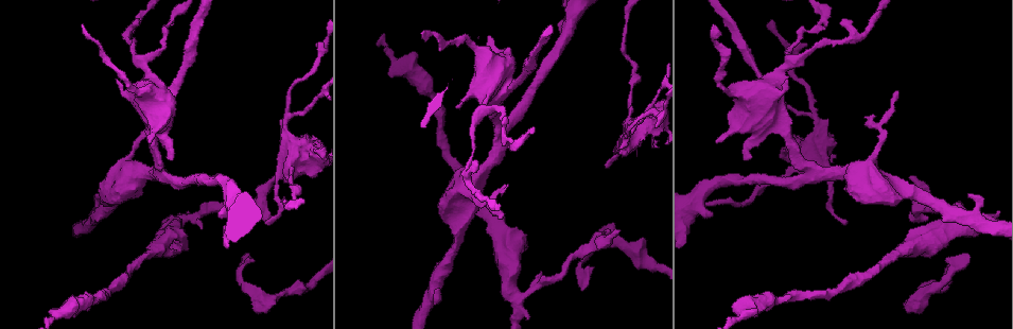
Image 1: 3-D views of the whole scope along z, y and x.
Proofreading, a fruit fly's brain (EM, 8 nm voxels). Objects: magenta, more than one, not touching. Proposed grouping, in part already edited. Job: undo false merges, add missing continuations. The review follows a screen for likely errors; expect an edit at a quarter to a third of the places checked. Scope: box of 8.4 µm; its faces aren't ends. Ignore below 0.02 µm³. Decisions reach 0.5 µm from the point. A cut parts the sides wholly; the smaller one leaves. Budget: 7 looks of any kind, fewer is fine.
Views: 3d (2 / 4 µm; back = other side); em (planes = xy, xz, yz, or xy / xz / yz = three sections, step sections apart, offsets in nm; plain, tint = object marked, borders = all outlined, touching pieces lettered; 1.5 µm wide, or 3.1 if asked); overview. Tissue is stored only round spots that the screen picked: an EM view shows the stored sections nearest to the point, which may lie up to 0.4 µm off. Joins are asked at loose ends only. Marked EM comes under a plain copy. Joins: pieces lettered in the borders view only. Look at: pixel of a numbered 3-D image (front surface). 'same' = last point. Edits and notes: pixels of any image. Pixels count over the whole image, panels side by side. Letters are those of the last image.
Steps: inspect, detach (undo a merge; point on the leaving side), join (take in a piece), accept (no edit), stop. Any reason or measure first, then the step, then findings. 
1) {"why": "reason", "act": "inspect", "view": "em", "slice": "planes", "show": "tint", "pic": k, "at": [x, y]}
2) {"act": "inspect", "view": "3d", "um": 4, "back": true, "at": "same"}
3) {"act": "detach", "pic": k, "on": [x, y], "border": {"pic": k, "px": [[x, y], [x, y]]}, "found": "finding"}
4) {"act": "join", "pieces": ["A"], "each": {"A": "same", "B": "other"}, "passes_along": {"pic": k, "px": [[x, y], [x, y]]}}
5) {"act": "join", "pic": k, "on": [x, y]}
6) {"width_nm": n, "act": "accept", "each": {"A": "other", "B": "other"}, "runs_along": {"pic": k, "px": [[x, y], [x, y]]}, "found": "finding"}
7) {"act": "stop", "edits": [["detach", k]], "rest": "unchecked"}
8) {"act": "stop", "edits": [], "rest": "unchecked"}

{"why": "tapers out", "act": "inspect", "view": "3d", "um": 4, "pic": 1, "at": [246, 255]}

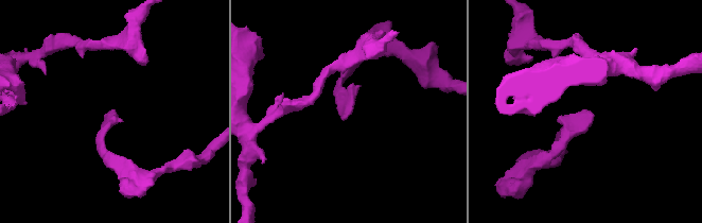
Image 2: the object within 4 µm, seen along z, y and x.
{"why": "shape alone is not enough", "act": "inspect", "view": "em", "slice": "planes", "show": "borders", "pic": 2, "at": [591, 114]}

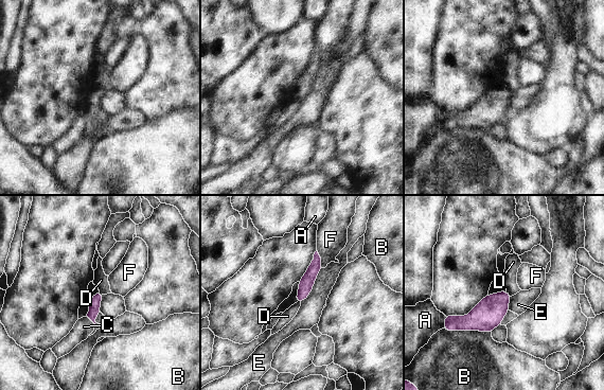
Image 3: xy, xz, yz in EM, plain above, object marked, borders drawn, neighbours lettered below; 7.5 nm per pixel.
{"act": "accept", "each": {"A": "other", "B": "other", "C": "other", "D": "other", "E": "other", "F": "other"}, "runs_along": {"pic": 3, "px": [[316, 256], [316, 266], [298, 300]]}, "found": "no lettered piece goes on from it"}

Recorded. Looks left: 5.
{"why": "thick turns thin", "act": "inspect", "view": "3d", "um": 2, "pic": 1, "at": [624, 134]}

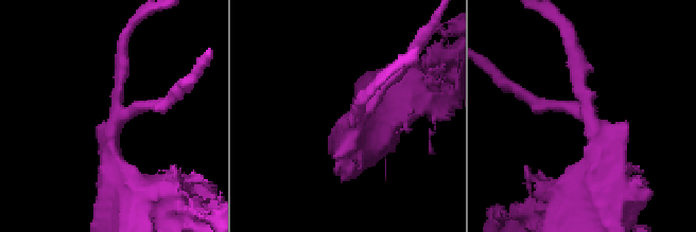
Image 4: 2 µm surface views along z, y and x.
{"arms": 3, "act": "inspect", "view": "em", "slice": "planes", "show": "tint", "pic": 4, "at": [592, 122]}

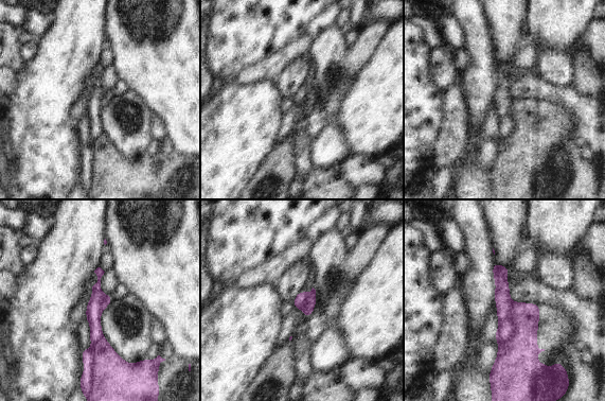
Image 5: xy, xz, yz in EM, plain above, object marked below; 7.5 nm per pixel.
{"act": "inspect", "view": "em", "slice": "planes", "show": "borders", "at": "same"}

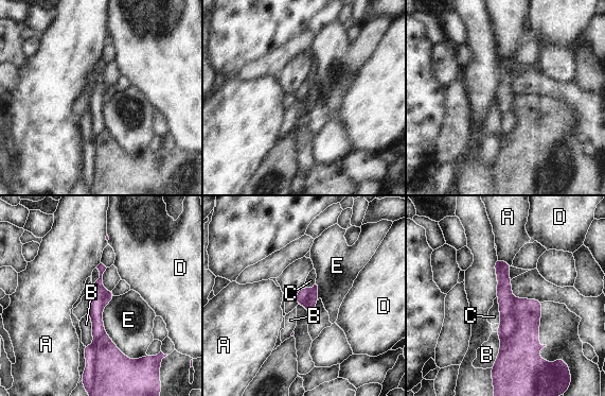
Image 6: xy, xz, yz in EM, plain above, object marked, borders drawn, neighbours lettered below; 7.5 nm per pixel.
{"width_nm": 140, "longest_contact_nm": ["E", 500], "act": "detach", "pic": 6, "on": [504, 294], "each": {"A": "other", "B": "other", "C": "other", "D": "other", "E": "other"}, "found": "two cells meet here"}

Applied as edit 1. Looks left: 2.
{"act": "inspect", "view": "overview"}

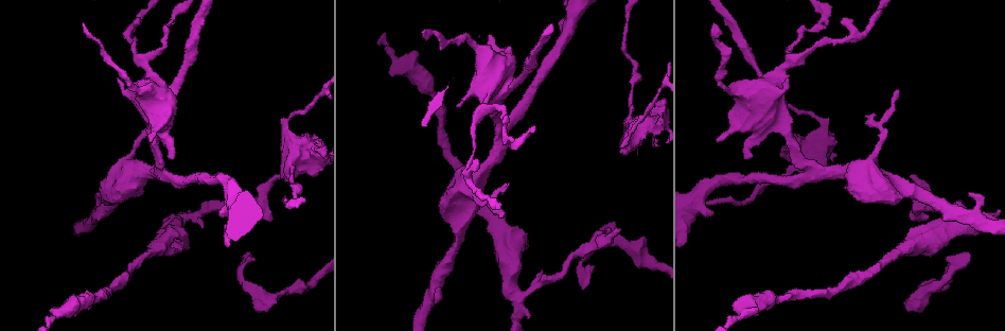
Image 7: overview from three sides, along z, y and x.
{"why": "free end", "act": "inspect", "view": "em", "slice": "xy", "step": 4, "show": "borders", "pic": 7, "at": [225, 213]}

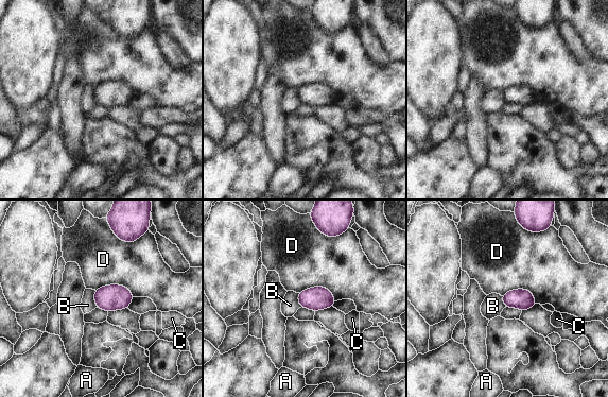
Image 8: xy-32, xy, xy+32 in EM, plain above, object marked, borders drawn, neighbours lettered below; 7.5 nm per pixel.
{"longest_contact_nm": ["D", 320], "act": "accept", "each": {"A": "other", "B": "other", "C": "other", "D": "other"}, "border": {"pic": 8, "px": [[297, 292], [326, 287], [336, 300]]}, "found": "no lettered piece goes on from it"}

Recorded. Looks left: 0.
{"act": "stop", "edits": [["detach", 6]], "rest": "unchecked"}

